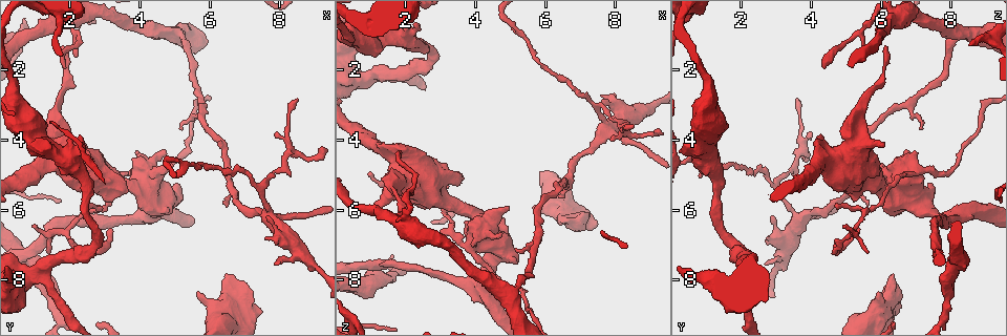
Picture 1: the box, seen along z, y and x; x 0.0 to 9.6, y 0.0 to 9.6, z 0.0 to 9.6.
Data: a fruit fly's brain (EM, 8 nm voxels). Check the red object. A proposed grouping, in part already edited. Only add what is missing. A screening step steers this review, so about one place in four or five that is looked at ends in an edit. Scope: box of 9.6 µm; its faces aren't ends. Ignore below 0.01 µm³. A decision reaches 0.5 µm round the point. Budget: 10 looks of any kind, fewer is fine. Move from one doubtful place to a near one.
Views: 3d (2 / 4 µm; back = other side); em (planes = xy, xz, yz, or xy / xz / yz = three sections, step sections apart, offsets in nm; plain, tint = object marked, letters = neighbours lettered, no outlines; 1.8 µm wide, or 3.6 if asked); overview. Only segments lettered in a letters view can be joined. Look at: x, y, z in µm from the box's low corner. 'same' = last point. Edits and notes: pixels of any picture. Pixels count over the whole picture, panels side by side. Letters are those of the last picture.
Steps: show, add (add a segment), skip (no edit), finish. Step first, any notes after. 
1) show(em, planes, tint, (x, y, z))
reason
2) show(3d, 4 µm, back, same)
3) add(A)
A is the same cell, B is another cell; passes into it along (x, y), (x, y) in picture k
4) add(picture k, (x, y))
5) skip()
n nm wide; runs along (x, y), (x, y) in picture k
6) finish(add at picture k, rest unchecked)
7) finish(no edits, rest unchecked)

show(em, xz, step 16, plain, (3.25, 6.55, 5.45))
an open end

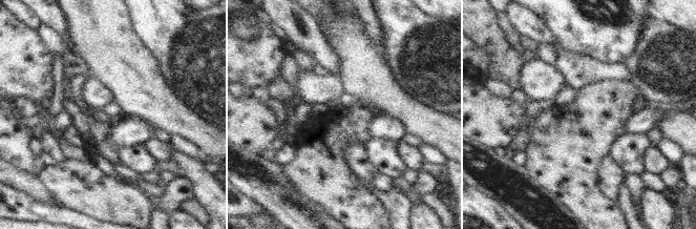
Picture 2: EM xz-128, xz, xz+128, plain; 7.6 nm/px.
show(em, xz, step 16, tint, same)
with the object marked

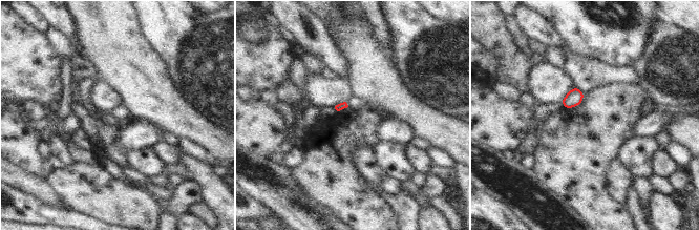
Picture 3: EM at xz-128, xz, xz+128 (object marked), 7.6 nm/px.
show(em, xz, step 16, letters, same)

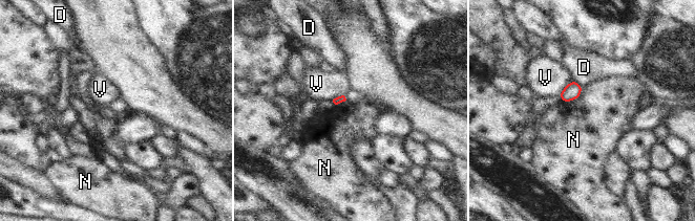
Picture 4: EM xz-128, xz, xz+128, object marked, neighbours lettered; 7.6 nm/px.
skip()
D, N and V are other cells; border along (583, 87), (575, 98), (561, 101) in picture 4; none of them fits

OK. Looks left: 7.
show(em, planes, tint, (6.40, 5.85, 5.60))
free end

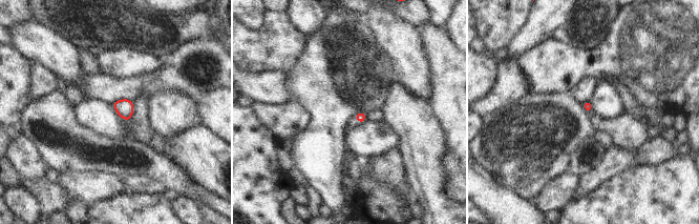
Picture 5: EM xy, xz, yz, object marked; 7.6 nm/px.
show(em, planes, letters, same)

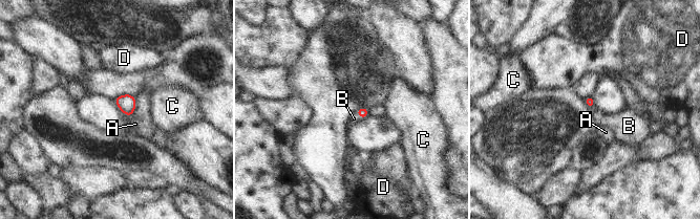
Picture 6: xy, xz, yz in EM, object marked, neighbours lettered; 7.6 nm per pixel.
add(B)
B is the same cell, A, C and D are other cells; the neuron continues

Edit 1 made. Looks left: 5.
show(overview)

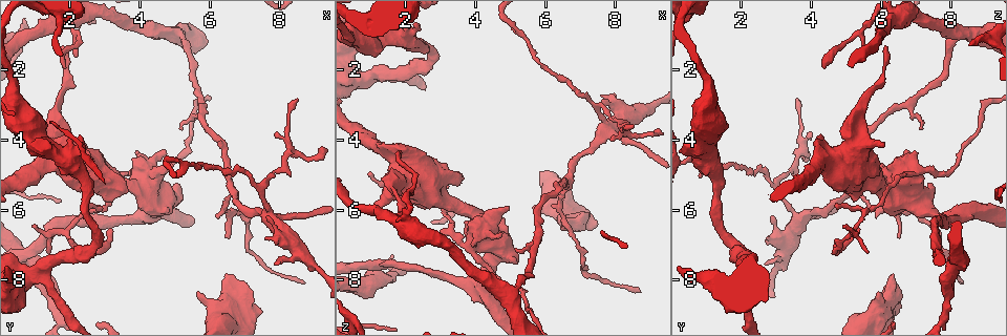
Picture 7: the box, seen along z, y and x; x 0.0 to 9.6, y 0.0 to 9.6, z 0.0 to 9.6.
show(em, planes, letters, (1.45, 7.20, 5.60))

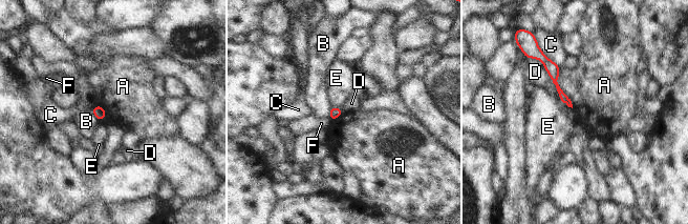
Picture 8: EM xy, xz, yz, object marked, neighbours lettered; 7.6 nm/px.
skip()
A, B, C, D, E and F are other cells; runs along (546, 61), (567, 101) in picture 8; no lettered segment goes on from it

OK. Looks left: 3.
finish(add at picture 6, rest unchecked)

